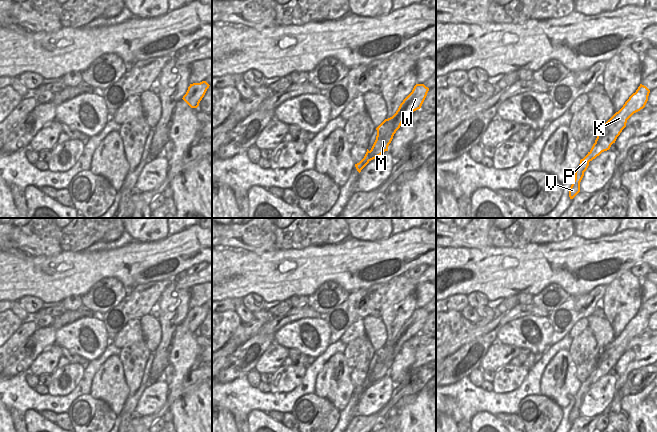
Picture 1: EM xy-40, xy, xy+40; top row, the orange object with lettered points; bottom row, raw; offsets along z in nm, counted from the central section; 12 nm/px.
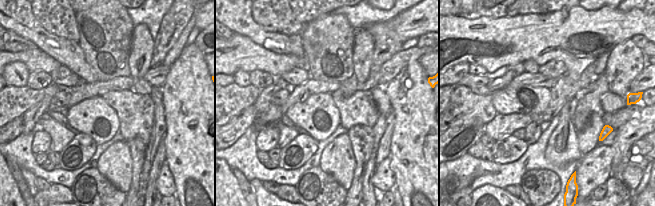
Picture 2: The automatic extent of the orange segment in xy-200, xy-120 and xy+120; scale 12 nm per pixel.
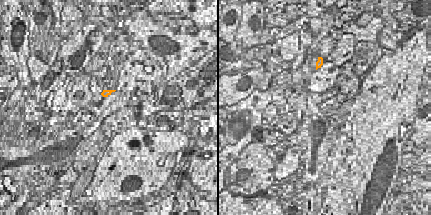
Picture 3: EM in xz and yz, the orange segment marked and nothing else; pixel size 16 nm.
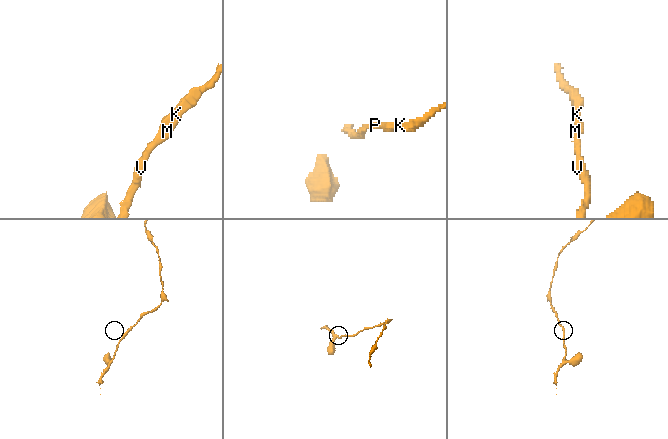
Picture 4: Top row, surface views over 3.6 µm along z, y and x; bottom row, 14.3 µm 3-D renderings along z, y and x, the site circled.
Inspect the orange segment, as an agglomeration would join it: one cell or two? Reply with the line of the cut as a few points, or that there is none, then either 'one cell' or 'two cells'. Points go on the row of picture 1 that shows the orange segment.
no cut; one cell

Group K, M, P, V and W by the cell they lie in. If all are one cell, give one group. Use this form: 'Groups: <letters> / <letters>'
Groups: K M P V W.

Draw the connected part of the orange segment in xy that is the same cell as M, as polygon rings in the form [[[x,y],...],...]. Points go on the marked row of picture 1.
[[[416,84],[412,92],[403,100],[396,113],[385,119],[377,128],[376,140],[364,158],[355,167],[360,173],[361,170],[373,159],[380,156],[385,151],[388,151],[388,146],[391,143],[394,134],[400,128],[403,120],[408,117],[412,112],[421,108],[429,88],[424,84]]]

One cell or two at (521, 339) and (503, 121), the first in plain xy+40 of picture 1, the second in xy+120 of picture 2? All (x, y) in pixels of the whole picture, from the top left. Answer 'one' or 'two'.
two

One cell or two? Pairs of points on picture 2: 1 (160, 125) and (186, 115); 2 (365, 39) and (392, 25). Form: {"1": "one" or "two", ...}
{"1": "two", "2": "two"}

